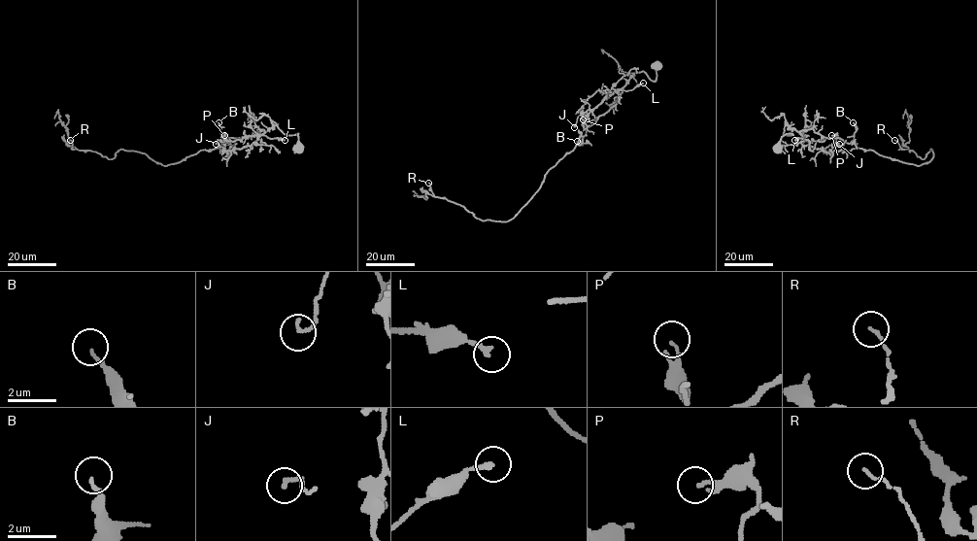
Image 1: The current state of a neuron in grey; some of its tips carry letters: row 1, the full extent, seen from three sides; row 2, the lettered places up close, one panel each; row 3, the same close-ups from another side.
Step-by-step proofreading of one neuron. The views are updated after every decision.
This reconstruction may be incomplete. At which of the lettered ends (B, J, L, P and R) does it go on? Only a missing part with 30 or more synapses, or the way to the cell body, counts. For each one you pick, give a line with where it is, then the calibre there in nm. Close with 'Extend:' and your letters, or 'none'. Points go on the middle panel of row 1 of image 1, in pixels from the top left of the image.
Extend: none

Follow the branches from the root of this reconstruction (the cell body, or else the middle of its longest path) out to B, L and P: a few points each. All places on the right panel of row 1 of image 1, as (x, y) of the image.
B: (777, 149), (783, 136), (792, 135), (783, 133), (785, 124), (850, 143), (856, 130), (853, 122)
L: (777, 149), (783, 136), (787, 133), (792, 135), (783, 133), (785, 124), (802, 135), (802, 138), (794, 140)
P: (777, 149), (792, 135), (785, 124), (824, 152), (834, 150), (831, 135)

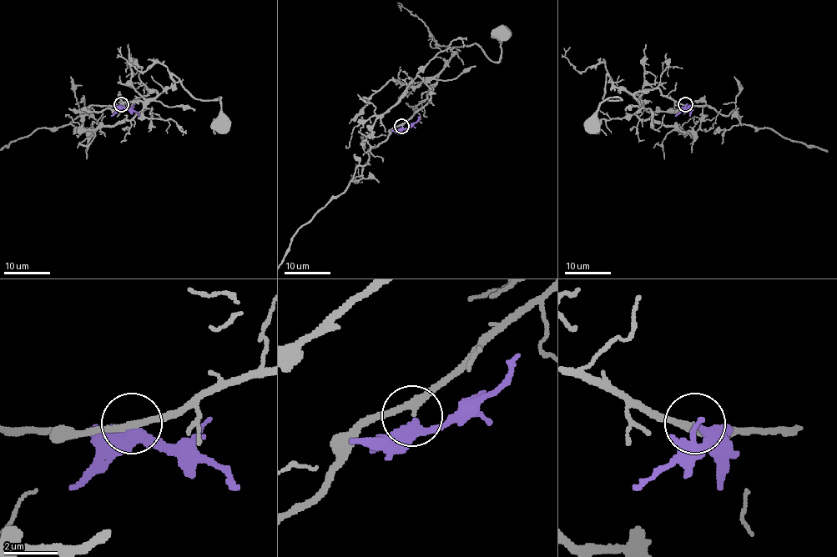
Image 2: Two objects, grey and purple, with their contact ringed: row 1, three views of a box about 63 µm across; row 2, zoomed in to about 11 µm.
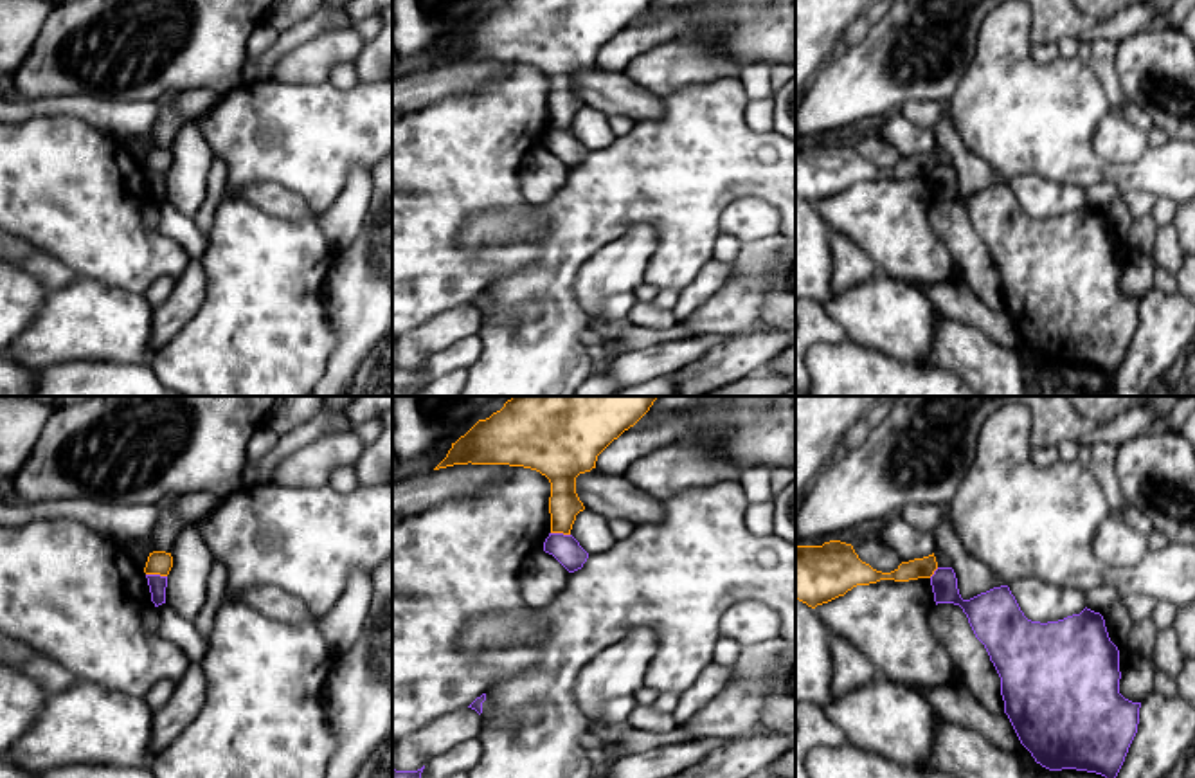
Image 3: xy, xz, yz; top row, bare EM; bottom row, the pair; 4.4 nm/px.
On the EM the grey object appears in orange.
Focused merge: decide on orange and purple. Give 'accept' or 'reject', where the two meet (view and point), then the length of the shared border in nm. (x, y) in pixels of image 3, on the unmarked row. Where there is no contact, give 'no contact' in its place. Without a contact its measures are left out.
reject; contact xy (157, 170); length 100 nm

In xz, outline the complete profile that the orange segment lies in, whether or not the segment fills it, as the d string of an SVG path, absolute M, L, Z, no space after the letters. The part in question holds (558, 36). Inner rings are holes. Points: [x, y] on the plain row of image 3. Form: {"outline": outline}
{"outline": "M504 0L461 32L434 65L454 61L509 61L540 68L551 79L551 130L571 131L576 112L585 106L576 74L596 65L598 52L633 23L653 0Z"}

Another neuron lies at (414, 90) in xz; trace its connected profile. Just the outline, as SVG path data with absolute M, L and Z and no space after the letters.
M454 61L410 74L392 74L392 121L454 94L511 74L509 61Z

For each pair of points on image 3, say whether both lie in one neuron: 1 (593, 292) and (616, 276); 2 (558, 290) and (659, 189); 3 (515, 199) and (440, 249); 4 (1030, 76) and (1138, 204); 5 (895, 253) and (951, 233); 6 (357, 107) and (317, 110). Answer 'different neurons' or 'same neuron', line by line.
1: same neuron
2: same neuron
3: same neuron
4: different neurons
5: different neurons
6: same neuron

